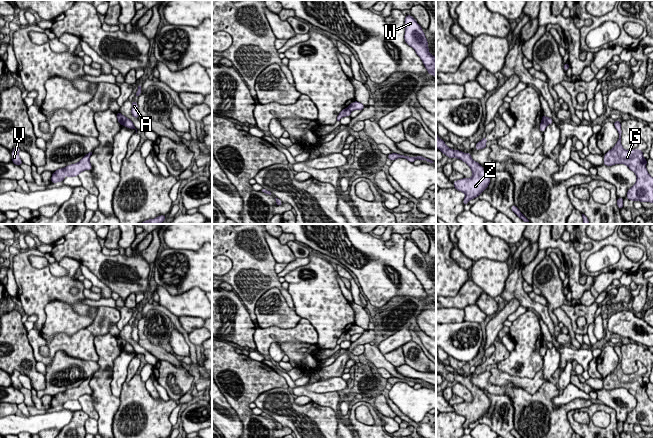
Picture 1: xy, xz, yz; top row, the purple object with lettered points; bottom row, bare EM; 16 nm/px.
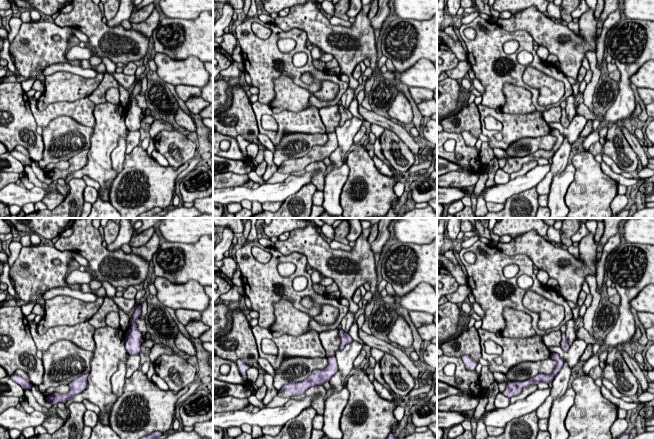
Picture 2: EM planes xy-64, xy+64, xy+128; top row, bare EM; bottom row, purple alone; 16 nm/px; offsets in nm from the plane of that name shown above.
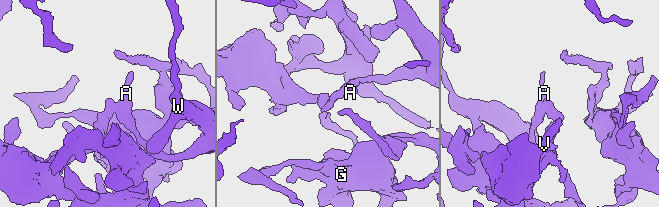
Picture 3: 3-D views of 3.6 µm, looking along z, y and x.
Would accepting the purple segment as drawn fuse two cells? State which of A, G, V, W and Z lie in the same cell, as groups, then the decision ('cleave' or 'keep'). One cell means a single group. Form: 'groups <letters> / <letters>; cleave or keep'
groups A W / G V Z; cleave

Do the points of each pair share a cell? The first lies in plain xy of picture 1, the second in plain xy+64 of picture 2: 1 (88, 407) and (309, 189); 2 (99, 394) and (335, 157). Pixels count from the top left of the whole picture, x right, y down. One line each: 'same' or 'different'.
1: different
2: different

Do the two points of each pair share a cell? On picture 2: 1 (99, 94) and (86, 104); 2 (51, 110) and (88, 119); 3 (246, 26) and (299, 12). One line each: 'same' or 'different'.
1: different
2: same
3: different

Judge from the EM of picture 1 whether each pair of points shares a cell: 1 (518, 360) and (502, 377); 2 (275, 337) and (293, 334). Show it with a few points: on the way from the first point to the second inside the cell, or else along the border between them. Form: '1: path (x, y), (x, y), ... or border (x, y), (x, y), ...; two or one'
1: border (496, 368), (511, 375), (529, 378); two
2: path (279, 335), (289, 335); one

